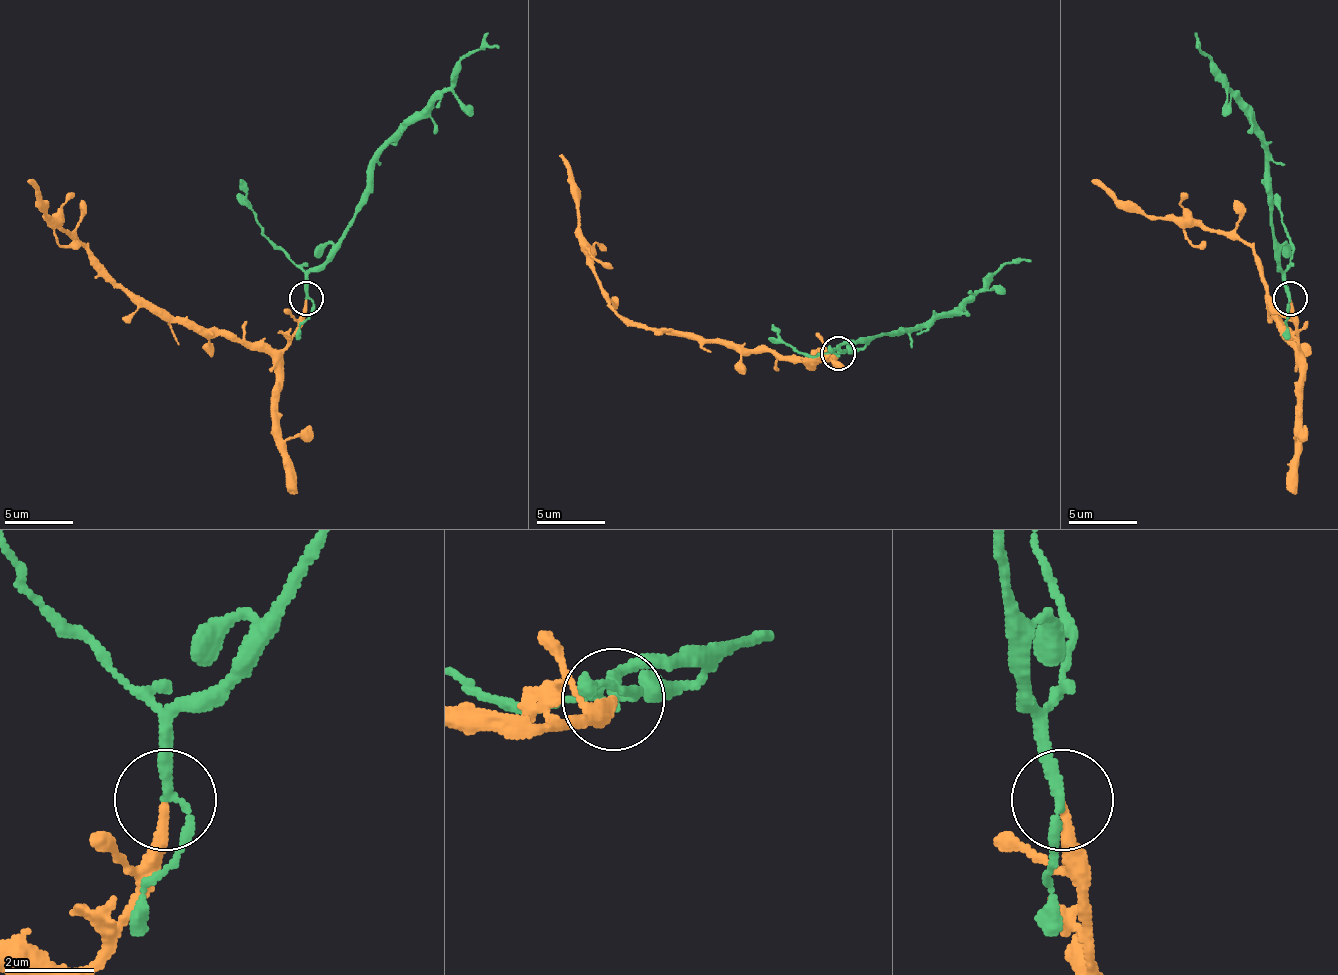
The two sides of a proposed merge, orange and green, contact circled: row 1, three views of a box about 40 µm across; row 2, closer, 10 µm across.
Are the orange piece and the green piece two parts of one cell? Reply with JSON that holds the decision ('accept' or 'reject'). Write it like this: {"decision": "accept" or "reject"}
{"decision": "accept"}

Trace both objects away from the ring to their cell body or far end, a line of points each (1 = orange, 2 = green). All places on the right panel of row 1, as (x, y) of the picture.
1: (1289, 298), (1299, 349), (1275, 325), (1258, 257), (1241, 240), (1166, 216), (1126, 212), (1091, 178)
2: (1289, 298), (1272, 236), (1269, 144), (1255, 127), (1255, 114), (1224, 83), (1221, 69), (1197, 45), (1194, 32)

